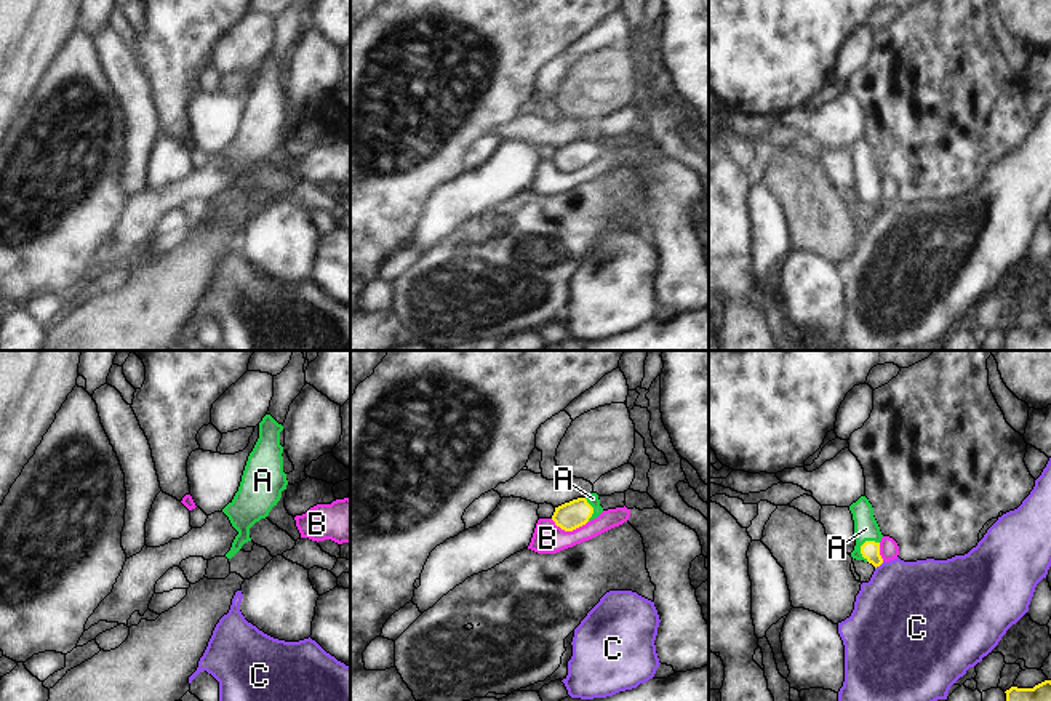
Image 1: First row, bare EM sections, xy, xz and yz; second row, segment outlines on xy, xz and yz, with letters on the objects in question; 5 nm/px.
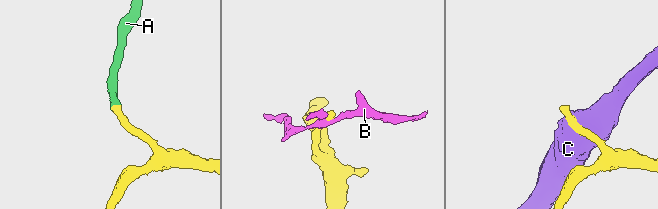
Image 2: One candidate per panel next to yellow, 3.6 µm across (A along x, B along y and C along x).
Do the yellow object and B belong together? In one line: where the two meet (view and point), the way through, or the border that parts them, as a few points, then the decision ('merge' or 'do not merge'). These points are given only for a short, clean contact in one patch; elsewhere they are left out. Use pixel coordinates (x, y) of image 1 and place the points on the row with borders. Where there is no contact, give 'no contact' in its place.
meets yellow in xz at (570, 530); border along xz (551, 519), (565, 530), (575, 530), (587, 522); do not merge

